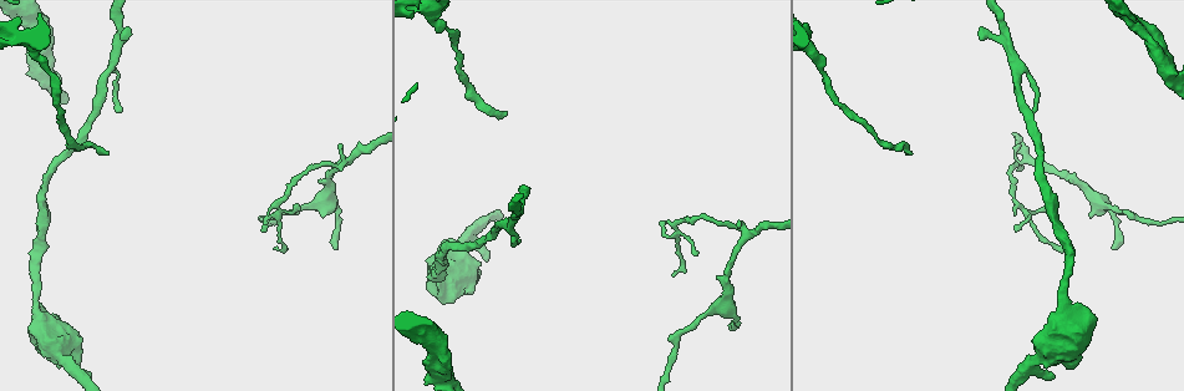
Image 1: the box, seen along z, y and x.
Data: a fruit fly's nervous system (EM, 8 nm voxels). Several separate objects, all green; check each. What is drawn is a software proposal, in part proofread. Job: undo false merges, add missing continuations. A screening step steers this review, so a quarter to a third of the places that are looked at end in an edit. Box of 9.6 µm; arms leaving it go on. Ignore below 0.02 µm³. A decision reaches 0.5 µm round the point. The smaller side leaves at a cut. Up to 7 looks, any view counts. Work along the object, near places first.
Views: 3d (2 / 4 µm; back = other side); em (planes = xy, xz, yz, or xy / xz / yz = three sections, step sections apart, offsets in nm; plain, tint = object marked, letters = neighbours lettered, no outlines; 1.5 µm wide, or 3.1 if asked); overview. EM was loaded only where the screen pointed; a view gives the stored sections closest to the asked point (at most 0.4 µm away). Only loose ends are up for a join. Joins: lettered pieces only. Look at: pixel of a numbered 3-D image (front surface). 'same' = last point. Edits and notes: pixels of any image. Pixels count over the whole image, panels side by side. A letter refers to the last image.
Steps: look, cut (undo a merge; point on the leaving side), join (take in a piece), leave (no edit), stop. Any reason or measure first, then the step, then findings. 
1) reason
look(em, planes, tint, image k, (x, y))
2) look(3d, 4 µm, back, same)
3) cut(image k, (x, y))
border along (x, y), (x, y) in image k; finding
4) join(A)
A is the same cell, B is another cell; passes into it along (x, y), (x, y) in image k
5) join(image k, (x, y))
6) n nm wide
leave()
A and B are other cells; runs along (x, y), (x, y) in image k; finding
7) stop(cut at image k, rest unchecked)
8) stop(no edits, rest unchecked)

long arm stops here
look(3d, 2 µm, image 1, (107, 155))

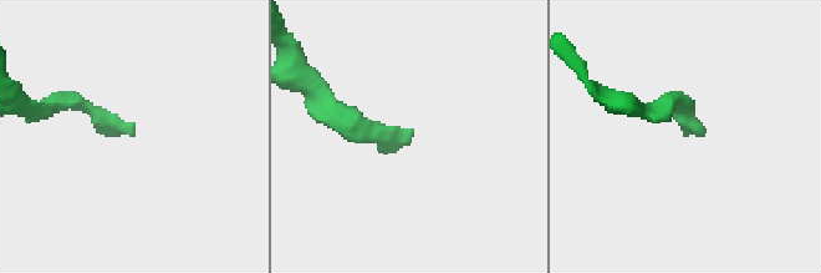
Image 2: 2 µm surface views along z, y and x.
look(em, planes, letters, image 2, (131, 135))

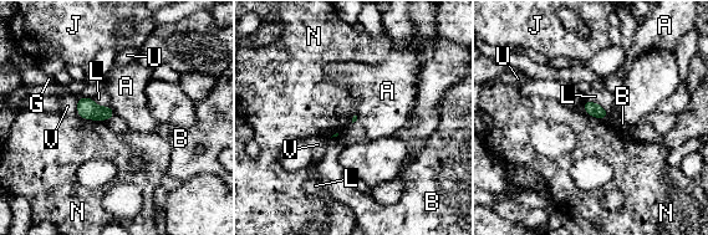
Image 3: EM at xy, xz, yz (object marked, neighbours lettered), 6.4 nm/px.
leave()
A, B, G, J, L, N, U and V are other cells; none of them fits

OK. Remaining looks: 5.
sharp bend
look(3d, 2 µm, image 1, (1069, 368))

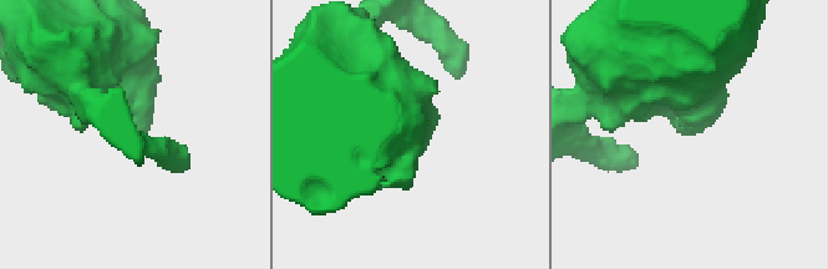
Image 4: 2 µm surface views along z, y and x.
look(em, planes, letters, image 4, (685, 124))

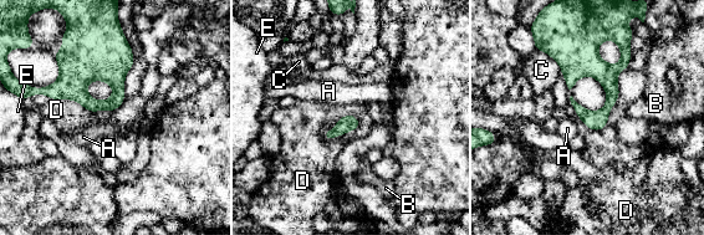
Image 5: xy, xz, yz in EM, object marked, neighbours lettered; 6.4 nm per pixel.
leave()
A, B, C, D and E are other cells; runs along (127, 66), (86, 66), (57, 91), (13, 86) in image 5; all the same cell

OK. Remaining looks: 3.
calibre changes
look(em, planes, letters, image 1, (1072, 176))

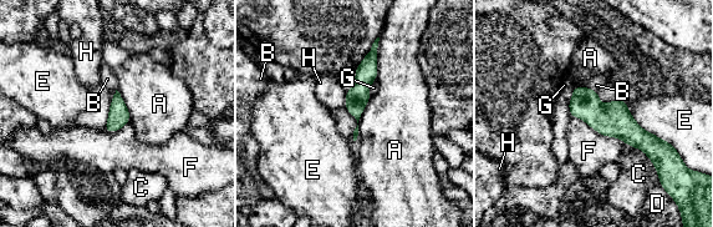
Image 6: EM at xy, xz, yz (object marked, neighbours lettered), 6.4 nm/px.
100 nm wide
leave()
A, B, C, D, E, F, G and H are other cells; runs along (575, 91), (602, 119), (673, 152) in image 6; continuous, no second cell

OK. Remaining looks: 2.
stop(no edits, rest unchecked)

